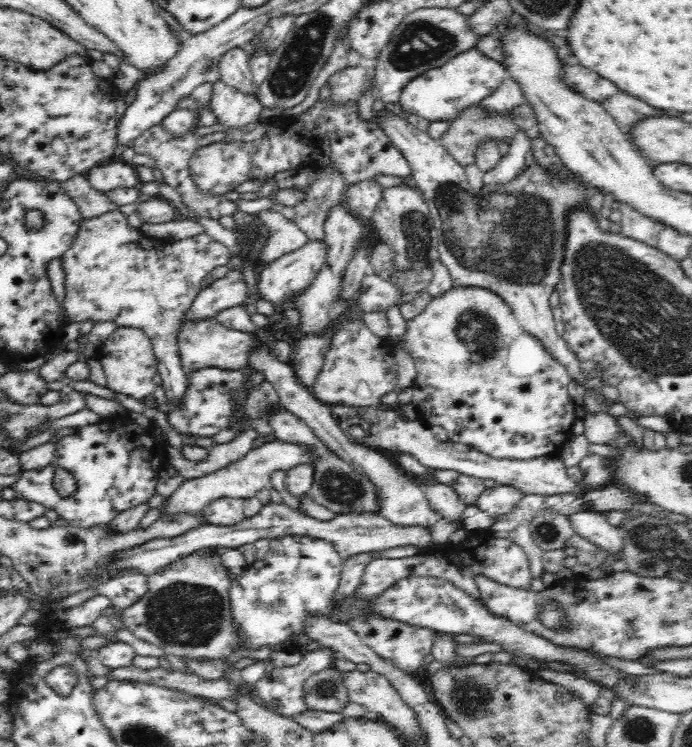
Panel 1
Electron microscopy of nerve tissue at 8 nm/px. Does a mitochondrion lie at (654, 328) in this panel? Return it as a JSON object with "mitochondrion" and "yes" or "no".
{"mitochondrion":"yes"}

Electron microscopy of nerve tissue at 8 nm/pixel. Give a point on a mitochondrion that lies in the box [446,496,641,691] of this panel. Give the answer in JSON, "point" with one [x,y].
{"point":[547,532]}

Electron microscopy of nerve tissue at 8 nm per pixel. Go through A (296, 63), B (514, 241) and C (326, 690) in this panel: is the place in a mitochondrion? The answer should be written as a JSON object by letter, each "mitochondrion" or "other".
{"A":"mitochondrion","B":"mitochondrion","C":"mitochondrion"}

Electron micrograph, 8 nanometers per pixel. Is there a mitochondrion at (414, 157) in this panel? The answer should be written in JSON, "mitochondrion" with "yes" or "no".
{"mitochondrion":"no"}

